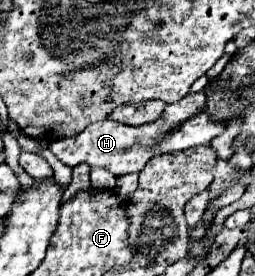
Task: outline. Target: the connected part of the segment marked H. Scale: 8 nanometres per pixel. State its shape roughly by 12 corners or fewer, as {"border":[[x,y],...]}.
{"border":[[204,93],[168,103],[158,121],[96,121],[50,151],[71,168],[138,173],[148,145],[204,111]]}

